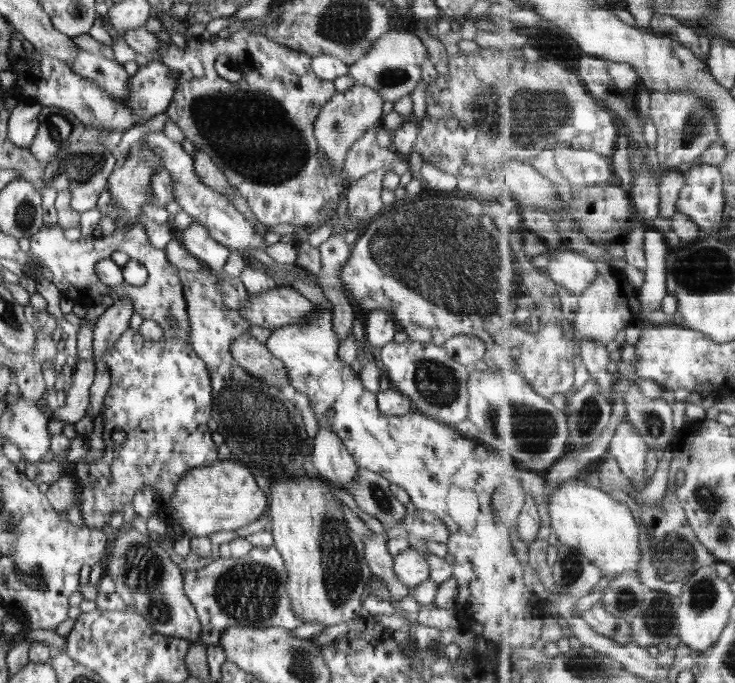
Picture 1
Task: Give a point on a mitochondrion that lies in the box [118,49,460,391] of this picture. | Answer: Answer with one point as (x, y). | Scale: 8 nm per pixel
(281, 154)

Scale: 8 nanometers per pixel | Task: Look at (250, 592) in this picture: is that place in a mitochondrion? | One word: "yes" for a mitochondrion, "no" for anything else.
yes

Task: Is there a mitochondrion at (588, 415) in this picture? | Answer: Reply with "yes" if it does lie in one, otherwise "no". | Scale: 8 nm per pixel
yes

